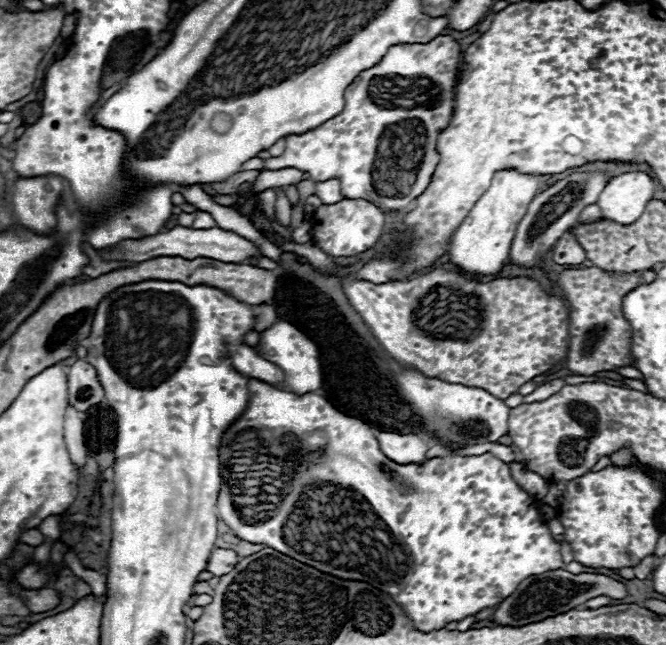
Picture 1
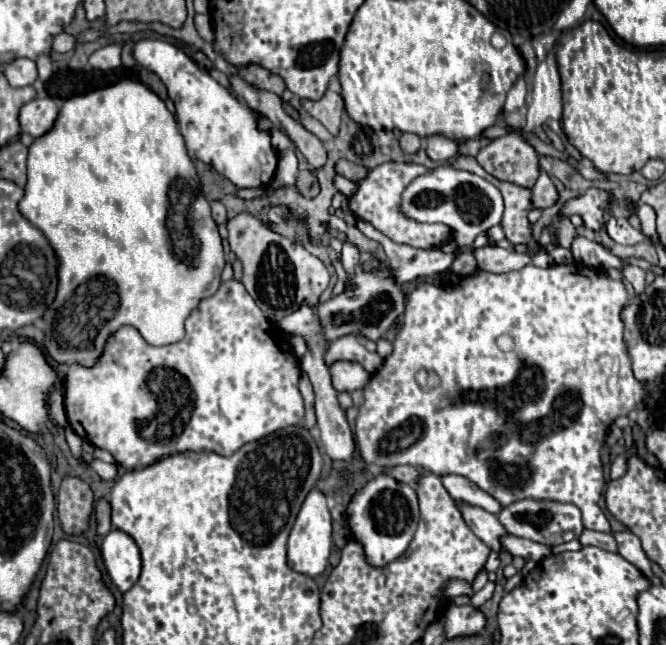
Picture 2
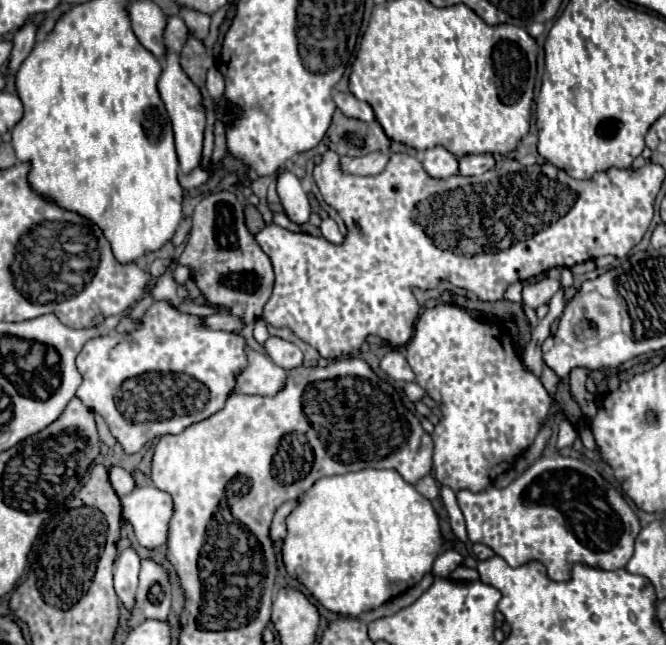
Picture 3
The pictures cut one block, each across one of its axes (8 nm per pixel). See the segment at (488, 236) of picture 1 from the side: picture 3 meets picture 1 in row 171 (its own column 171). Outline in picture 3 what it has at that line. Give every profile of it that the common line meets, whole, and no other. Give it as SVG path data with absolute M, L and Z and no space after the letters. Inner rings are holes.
M136 486L120 498L122 516L132 524L140 546L154 550L166 542L168 522L172 518L172 498L154 486Z

